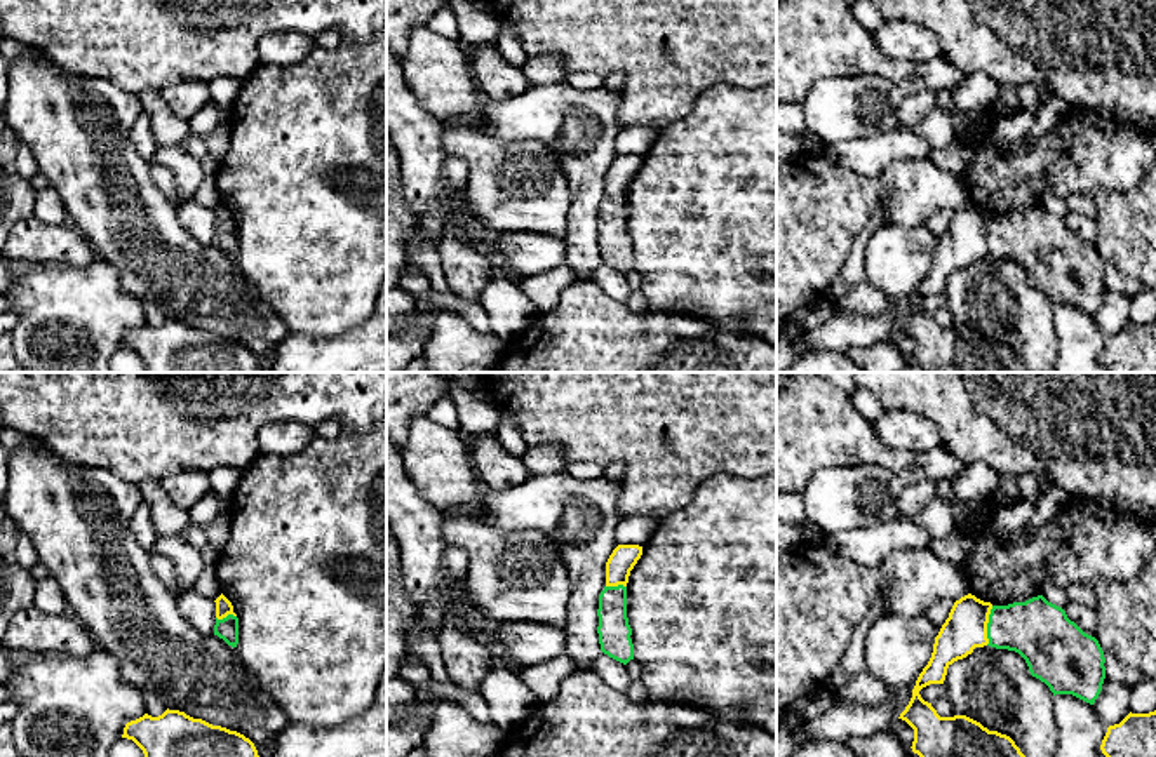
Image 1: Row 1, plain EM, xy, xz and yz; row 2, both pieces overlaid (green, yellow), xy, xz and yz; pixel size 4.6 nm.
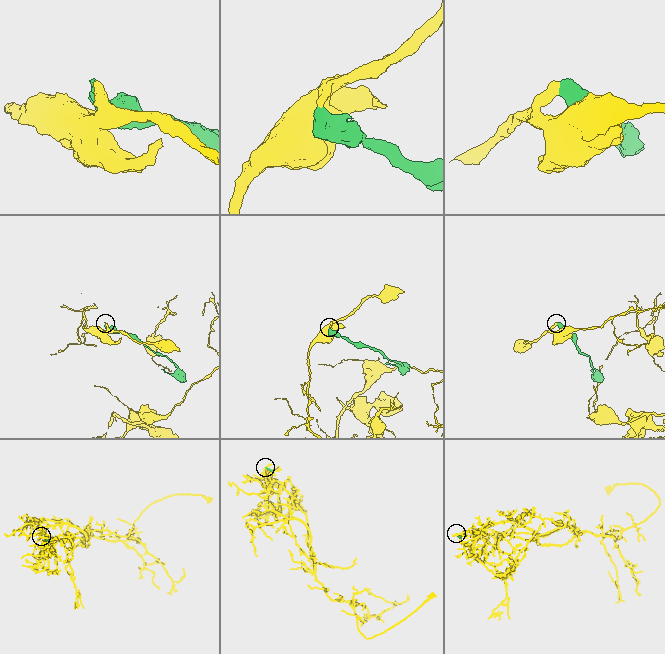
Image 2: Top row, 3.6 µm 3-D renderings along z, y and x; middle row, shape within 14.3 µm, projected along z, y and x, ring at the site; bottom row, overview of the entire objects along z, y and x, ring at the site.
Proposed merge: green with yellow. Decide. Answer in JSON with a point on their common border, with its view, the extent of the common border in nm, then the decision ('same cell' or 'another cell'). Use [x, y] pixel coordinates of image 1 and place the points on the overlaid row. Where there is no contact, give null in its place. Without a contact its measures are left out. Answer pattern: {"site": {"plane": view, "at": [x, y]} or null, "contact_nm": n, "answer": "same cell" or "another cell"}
{"site": {"plane": "yz", "at": [987, 625]}, "contact_nm": 190, "answer": "same cell"}

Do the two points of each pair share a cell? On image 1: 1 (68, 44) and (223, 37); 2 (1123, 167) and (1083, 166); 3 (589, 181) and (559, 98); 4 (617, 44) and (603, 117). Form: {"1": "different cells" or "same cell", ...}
{"1": "same cell", "2": "same cell", "3": "same cell", "4": "different cells"}

